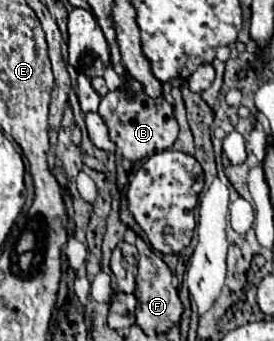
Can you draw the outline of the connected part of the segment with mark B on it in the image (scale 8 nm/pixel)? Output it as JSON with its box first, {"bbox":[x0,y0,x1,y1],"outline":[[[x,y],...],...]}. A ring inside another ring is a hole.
{"bbox":[99,81,177,163],"outline":[[[131,81],[131,89],[135,91],[135,101],[127,101],[121,91],[109,91],[99,105],[99,115],[109,129],[109,139],[117,145],[117,151],[129,163],[137,163],[157,151],[171,149],[177,139],[177,121],[173,117],[173,107],[161,95],[159,99],[151,99],[141,91],[137,81]]]}

